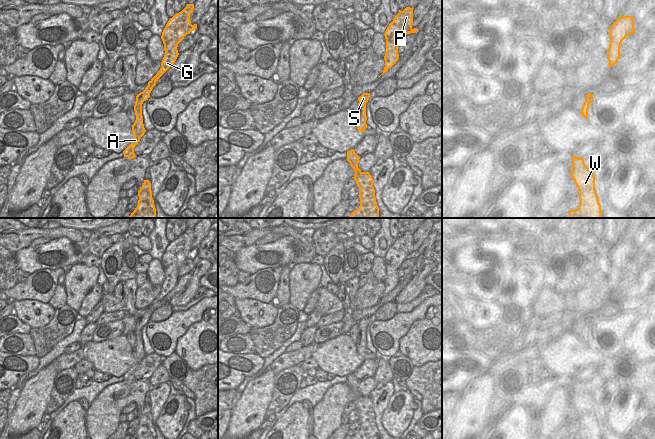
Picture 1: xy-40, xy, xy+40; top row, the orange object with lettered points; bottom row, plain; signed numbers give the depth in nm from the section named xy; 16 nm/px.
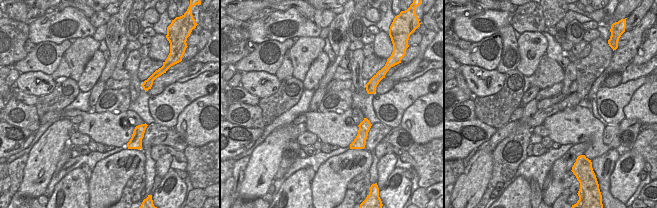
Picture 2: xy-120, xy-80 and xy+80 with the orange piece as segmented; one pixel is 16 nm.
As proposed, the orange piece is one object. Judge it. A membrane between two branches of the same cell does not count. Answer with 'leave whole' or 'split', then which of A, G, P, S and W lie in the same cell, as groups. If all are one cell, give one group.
leave whole; A G P S W

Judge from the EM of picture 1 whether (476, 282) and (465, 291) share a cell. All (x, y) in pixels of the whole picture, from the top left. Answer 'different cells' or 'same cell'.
same cell

